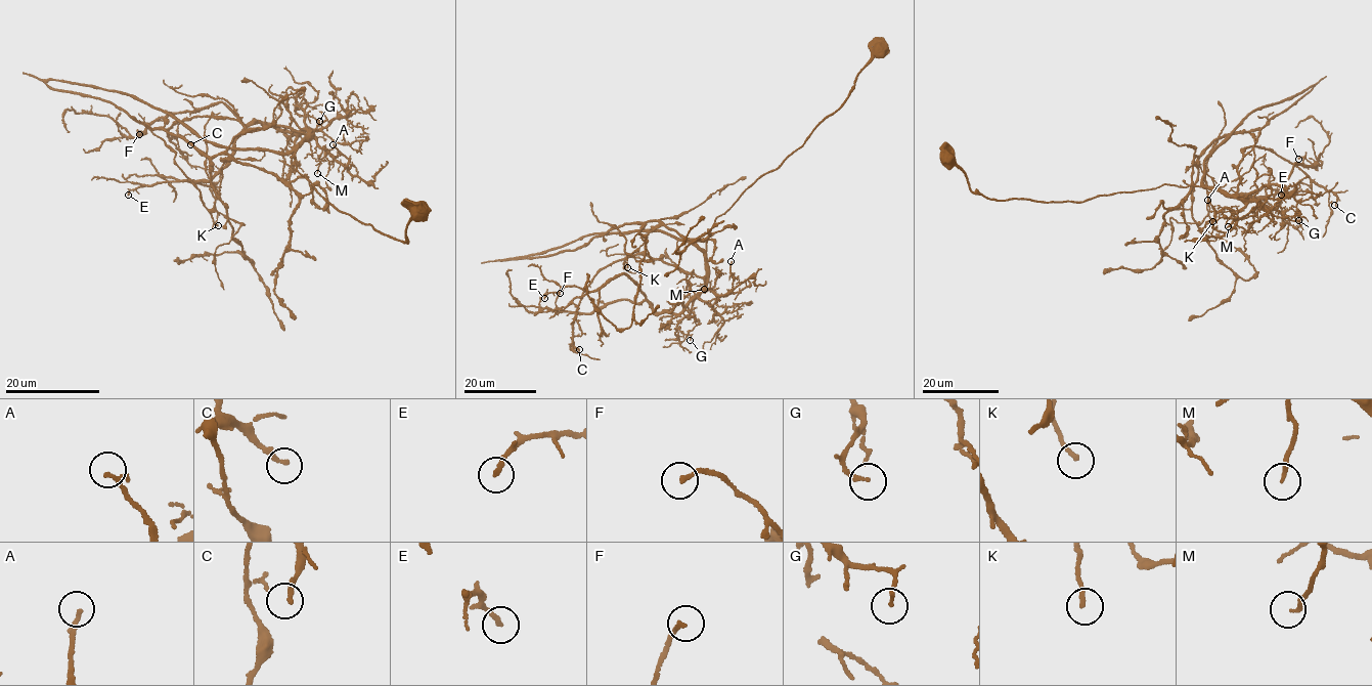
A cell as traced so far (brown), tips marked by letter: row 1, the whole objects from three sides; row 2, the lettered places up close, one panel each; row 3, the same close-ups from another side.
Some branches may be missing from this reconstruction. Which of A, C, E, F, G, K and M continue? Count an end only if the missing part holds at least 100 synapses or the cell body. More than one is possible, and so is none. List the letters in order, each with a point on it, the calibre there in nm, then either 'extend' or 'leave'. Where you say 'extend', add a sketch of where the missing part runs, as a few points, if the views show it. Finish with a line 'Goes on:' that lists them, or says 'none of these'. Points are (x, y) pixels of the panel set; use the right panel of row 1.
A: place (1207, 200); calibre 180 nm; leave
C: place (1334, 205); calibre 240 nm; leave
E: place (1281, 195); calibre 190 nm; leave
F: place (1298, 159); calibre 180 nm; leave
G: place (1298, 220); calibre 150 nm; leave
K: place (1212, 221); calibre 160 nm; leave
M: place (1228, 226); calibre 160 nm; leave
Goes on: none of these

